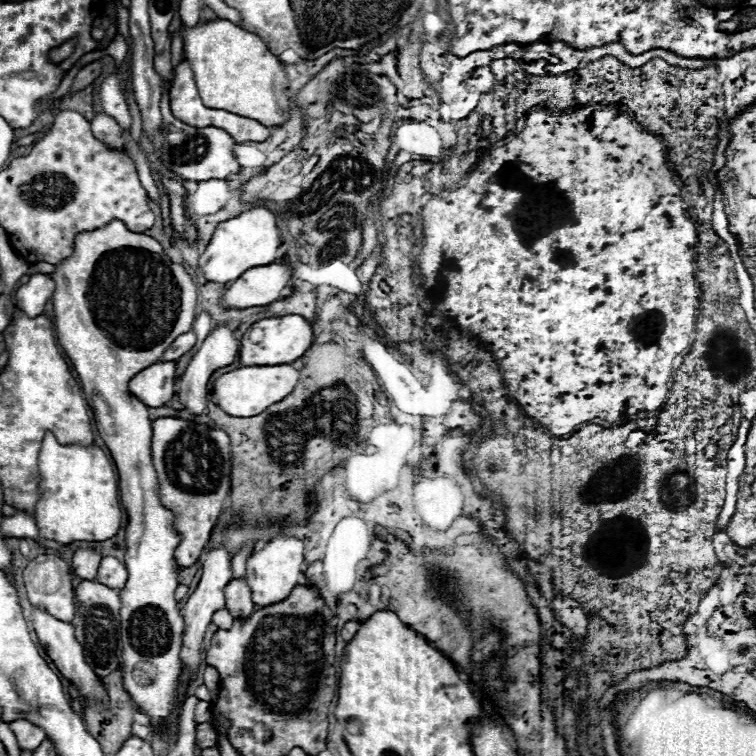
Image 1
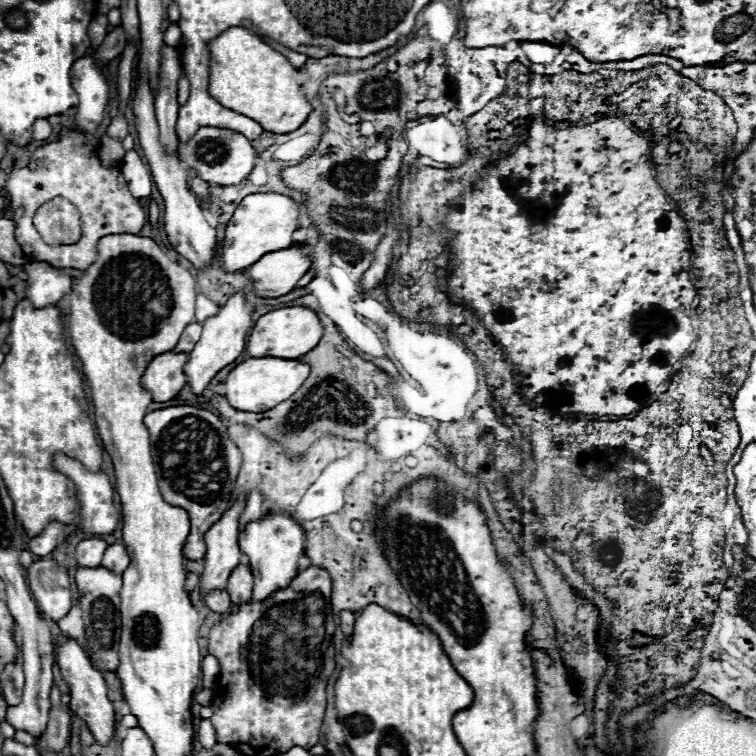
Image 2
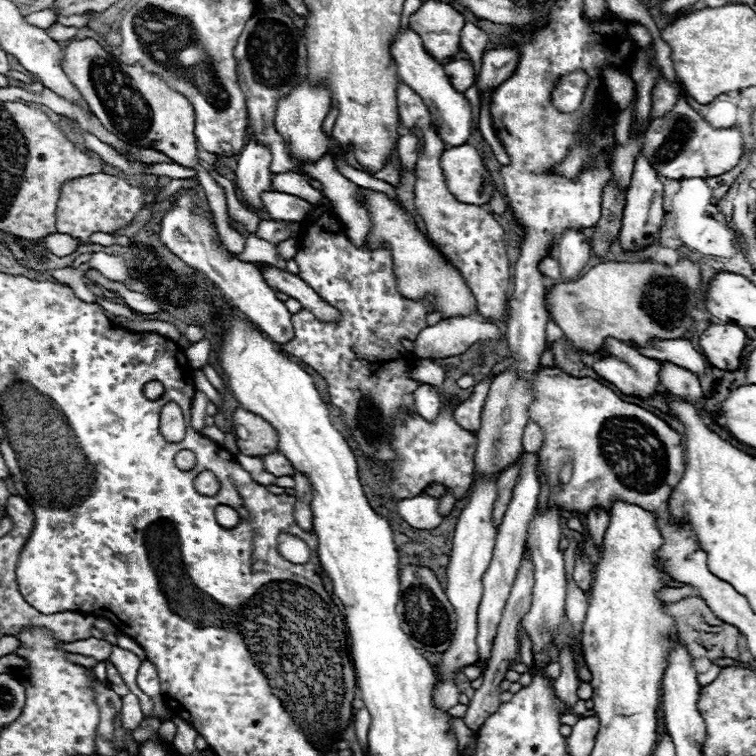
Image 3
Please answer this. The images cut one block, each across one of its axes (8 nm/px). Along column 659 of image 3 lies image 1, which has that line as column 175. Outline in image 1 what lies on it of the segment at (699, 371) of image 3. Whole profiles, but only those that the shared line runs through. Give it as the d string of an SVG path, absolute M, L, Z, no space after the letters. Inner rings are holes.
M190 330L190 332L186 332L186 334L180 334L174 342L172 342L172 346L164 352L164 356L160 358L162 362L172 362L172 360L178 360L180 356L184 356L192 346L196 344L196 334Z

